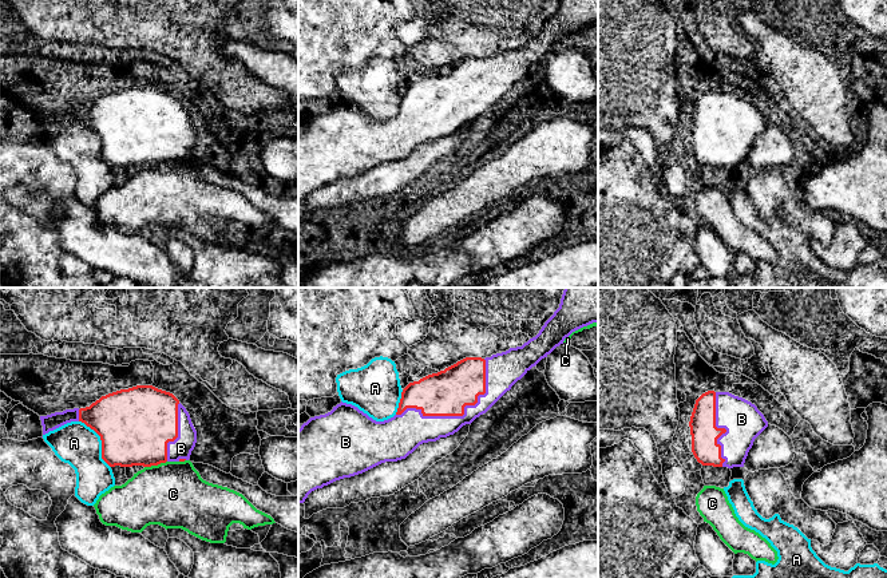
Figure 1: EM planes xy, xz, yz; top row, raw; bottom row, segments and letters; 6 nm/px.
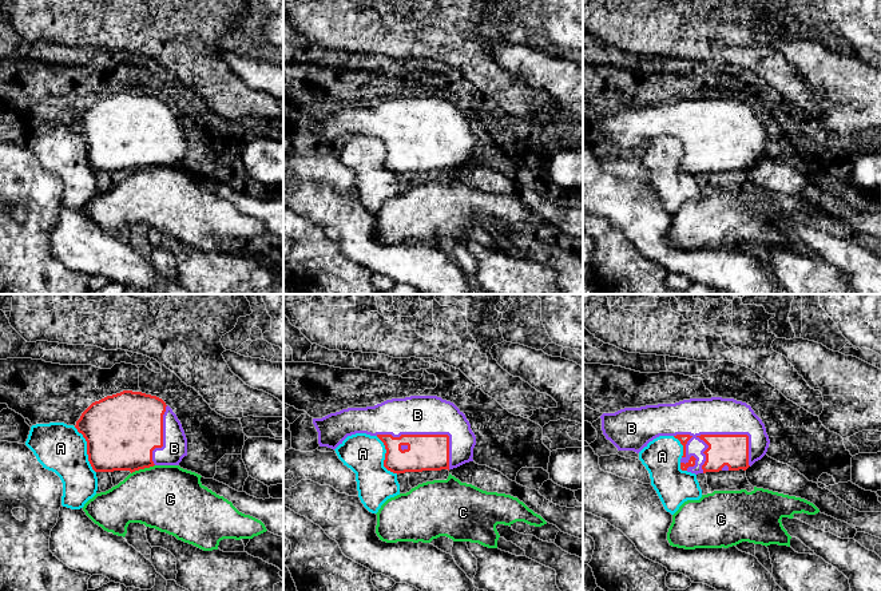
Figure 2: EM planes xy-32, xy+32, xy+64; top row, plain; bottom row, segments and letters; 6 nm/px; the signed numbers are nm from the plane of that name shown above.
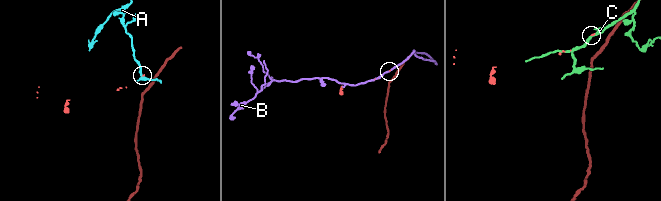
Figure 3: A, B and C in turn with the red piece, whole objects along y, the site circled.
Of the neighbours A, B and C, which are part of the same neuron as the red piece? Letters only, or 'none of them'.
B

